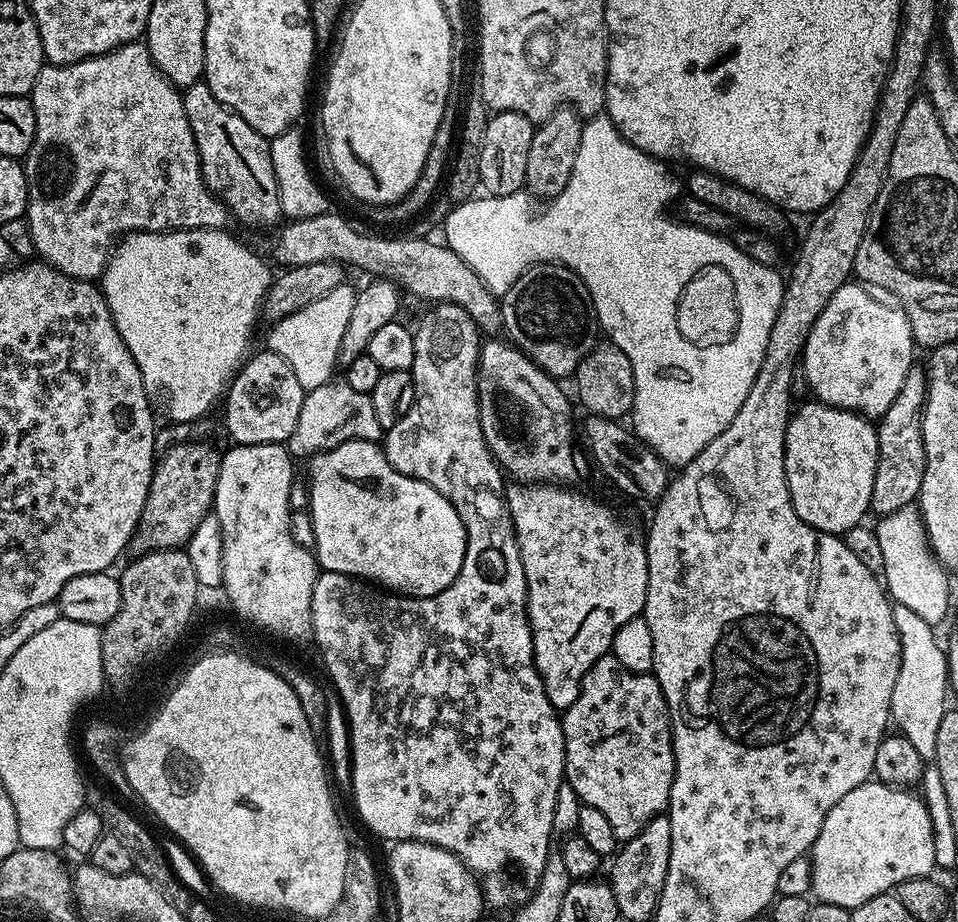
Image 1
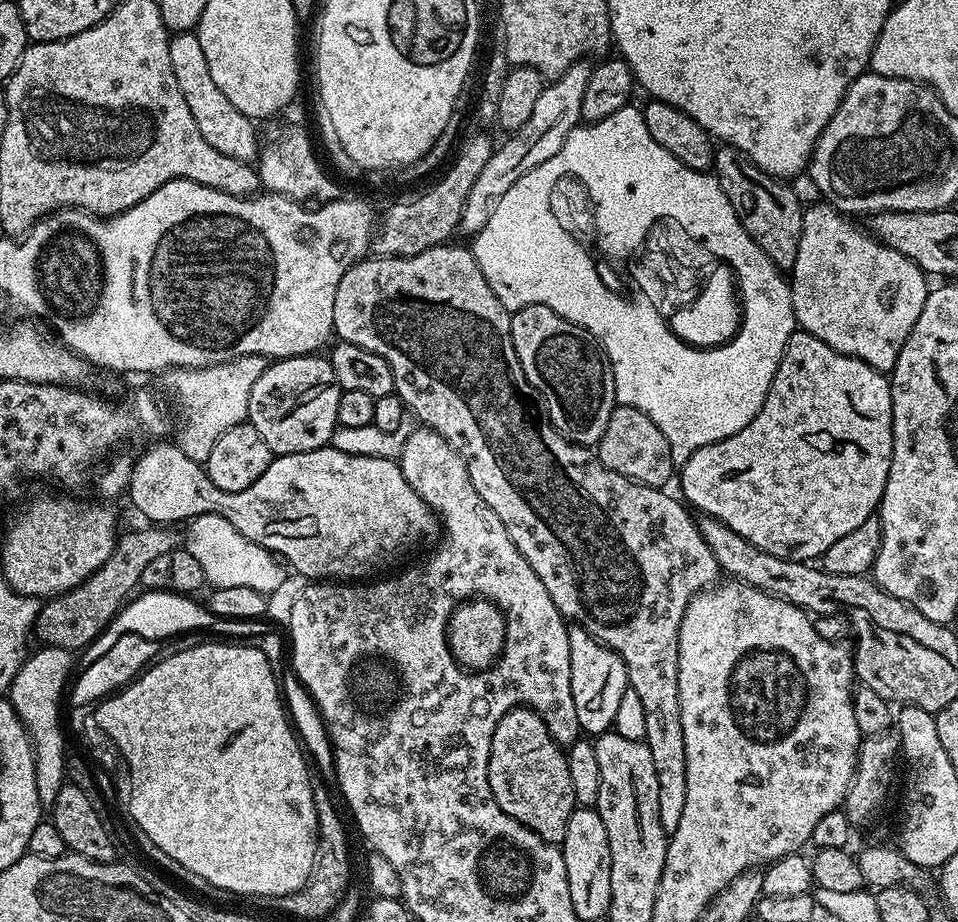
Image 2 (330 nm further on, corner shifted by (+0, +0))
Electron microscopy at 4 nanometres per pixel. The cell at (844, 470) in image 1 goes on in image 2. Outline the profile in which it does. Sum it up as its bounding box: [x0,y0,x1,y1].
[678,330,892,562]

